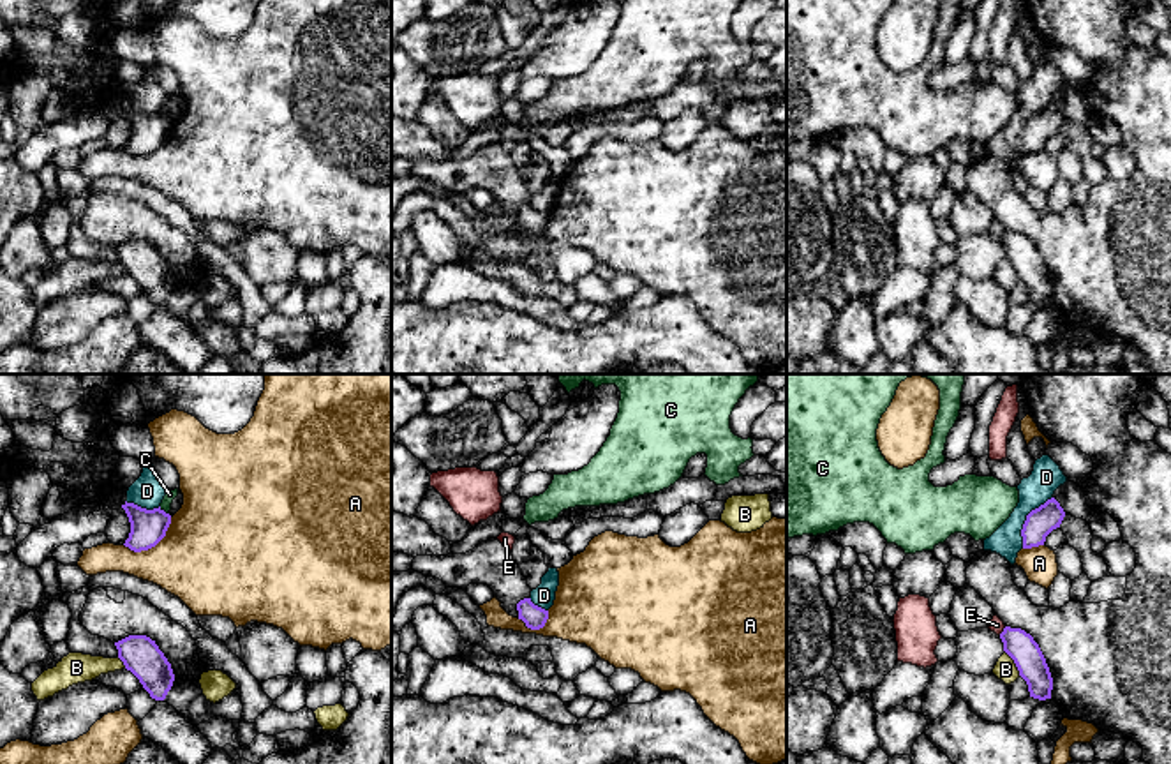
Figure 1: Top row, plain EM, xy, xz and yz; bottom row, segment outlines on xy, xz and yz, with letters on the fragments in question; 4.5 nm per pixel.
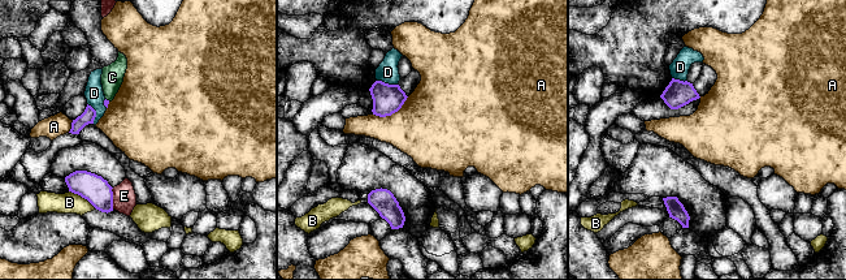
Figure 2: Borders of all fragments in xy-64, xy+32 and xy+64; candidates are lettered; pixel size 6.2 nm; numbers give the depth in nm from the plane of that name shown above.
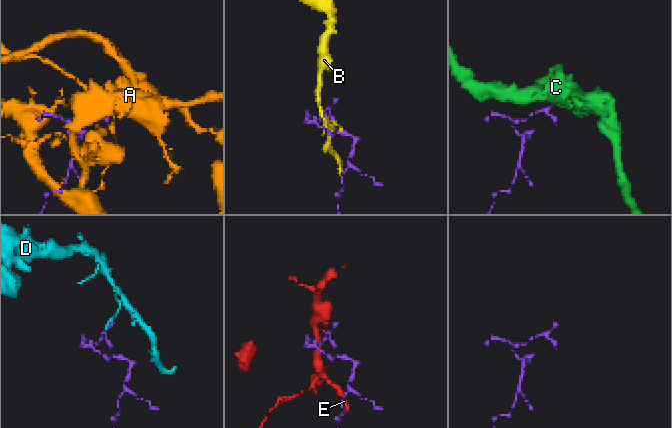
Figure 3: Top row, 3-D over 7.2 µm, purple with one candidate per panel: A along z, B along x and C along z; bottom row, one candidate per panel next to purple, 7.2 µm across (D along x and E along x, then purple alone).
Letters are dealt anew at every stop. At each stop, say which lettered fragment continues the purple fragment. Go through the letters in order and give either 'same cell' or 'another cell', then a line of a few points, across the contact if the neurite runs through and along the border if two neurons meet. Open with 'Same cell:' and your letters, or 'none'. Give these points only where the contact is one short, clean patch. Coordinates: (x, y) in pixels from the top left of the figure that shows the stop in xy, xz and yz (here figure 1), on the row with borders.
Same cell: none
A: another cell
B: another cell
C: another cell; line xy (159, 507), (168, 514)
D: another cell; line yz (1051, 496), (1027, 516), (1021, 530), (1021, 547)
E: another cell

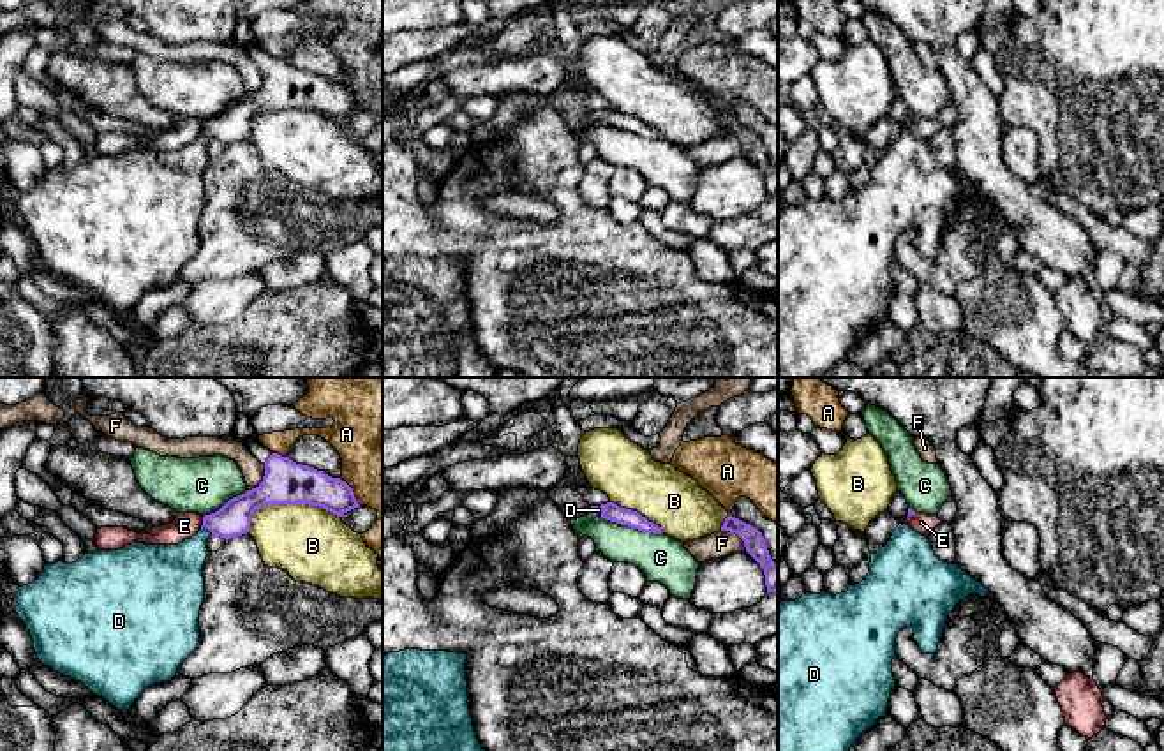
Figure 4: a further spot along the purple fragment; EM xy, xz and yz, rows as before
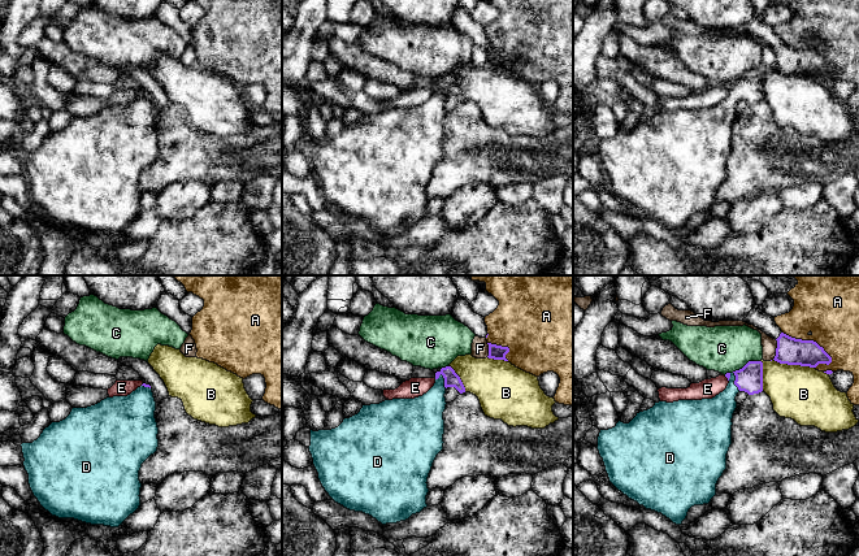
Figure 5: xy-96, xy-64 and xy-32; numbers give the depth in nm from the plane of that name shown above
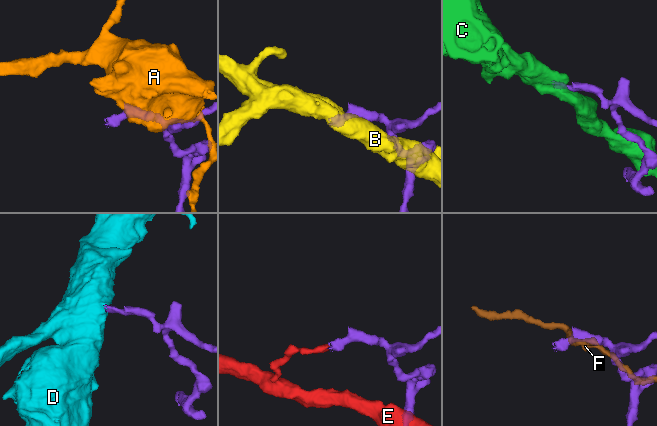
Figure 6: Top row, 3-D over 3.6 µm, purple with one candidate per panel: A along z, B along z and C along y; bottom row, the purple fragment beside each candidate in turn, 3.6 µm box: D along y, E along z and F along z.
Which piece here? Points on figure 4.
Same cell: D
A: another cell
B: another cell
C: another cell; line xz (600, 517), (642, 531), (662, 533)
D: same cell; line xy (233, 519), (207, 527), (193, 552), (175, 572)
E: another cell; line xy (203, 517), (200, 527)
F: another cell

